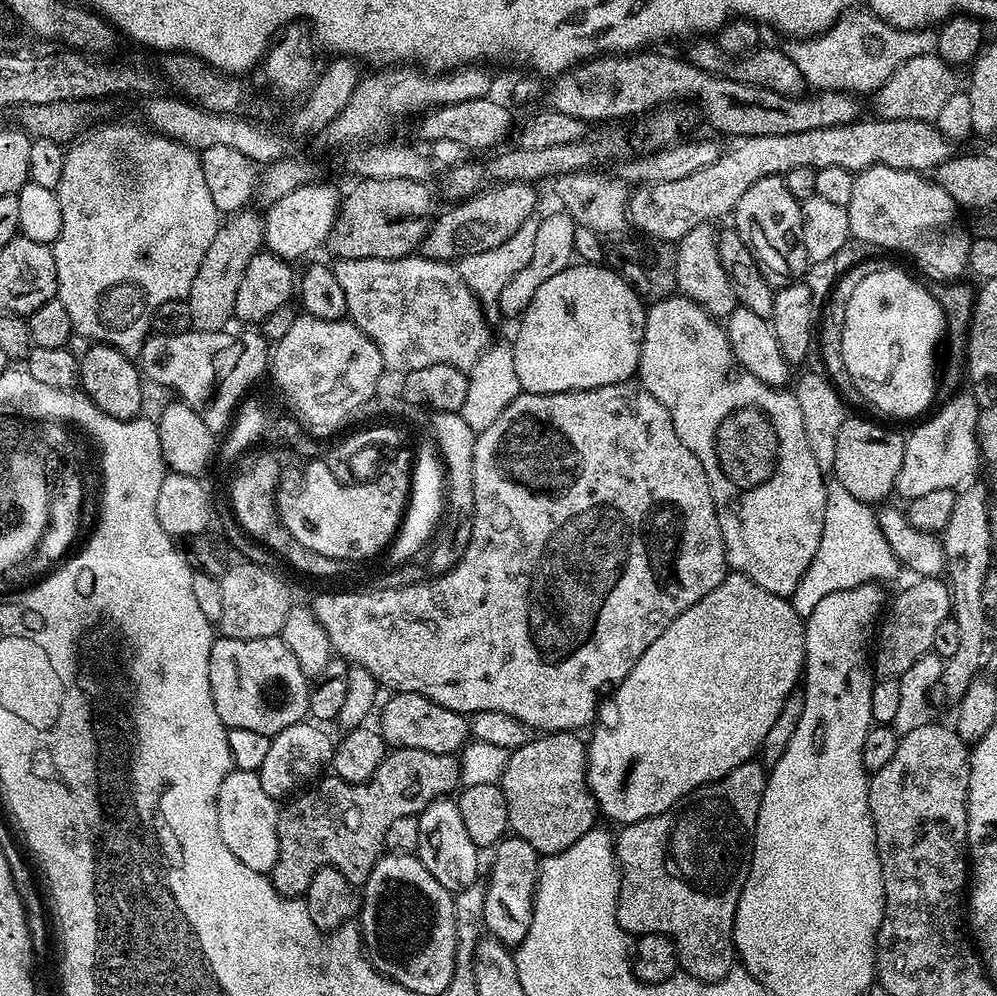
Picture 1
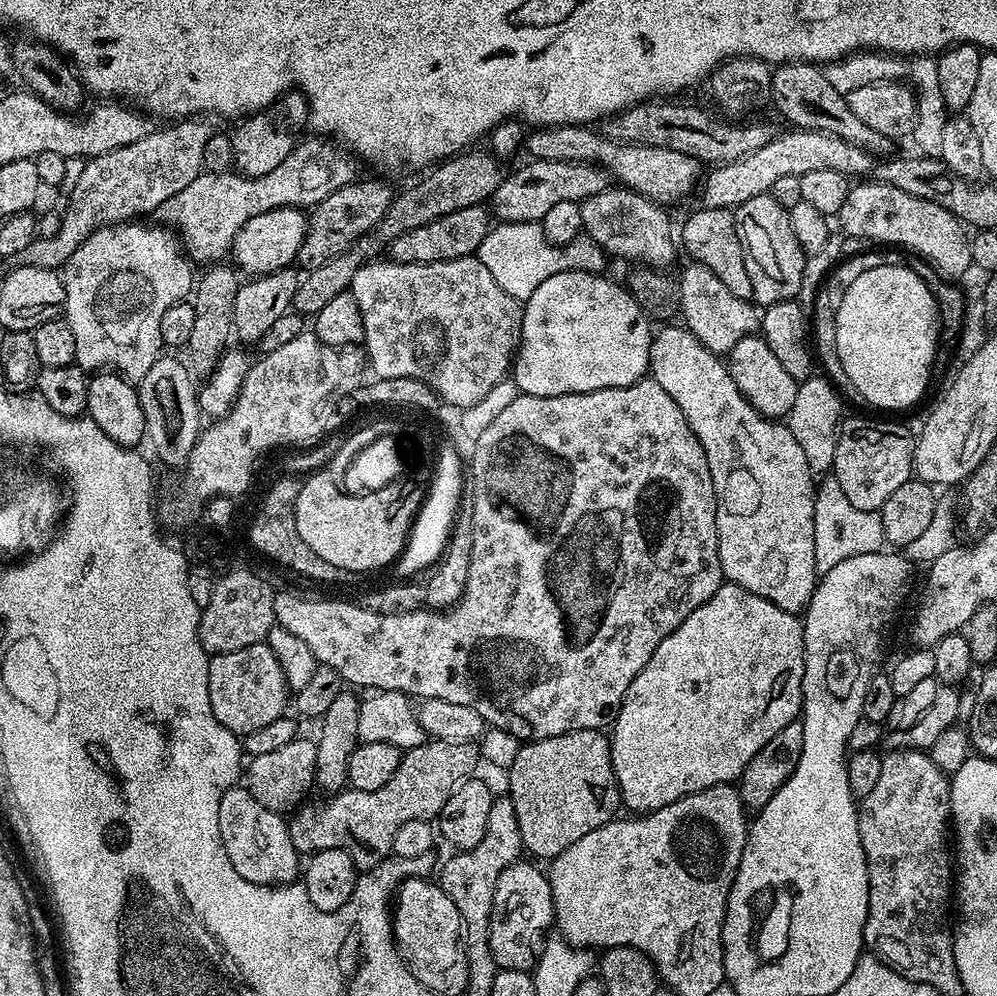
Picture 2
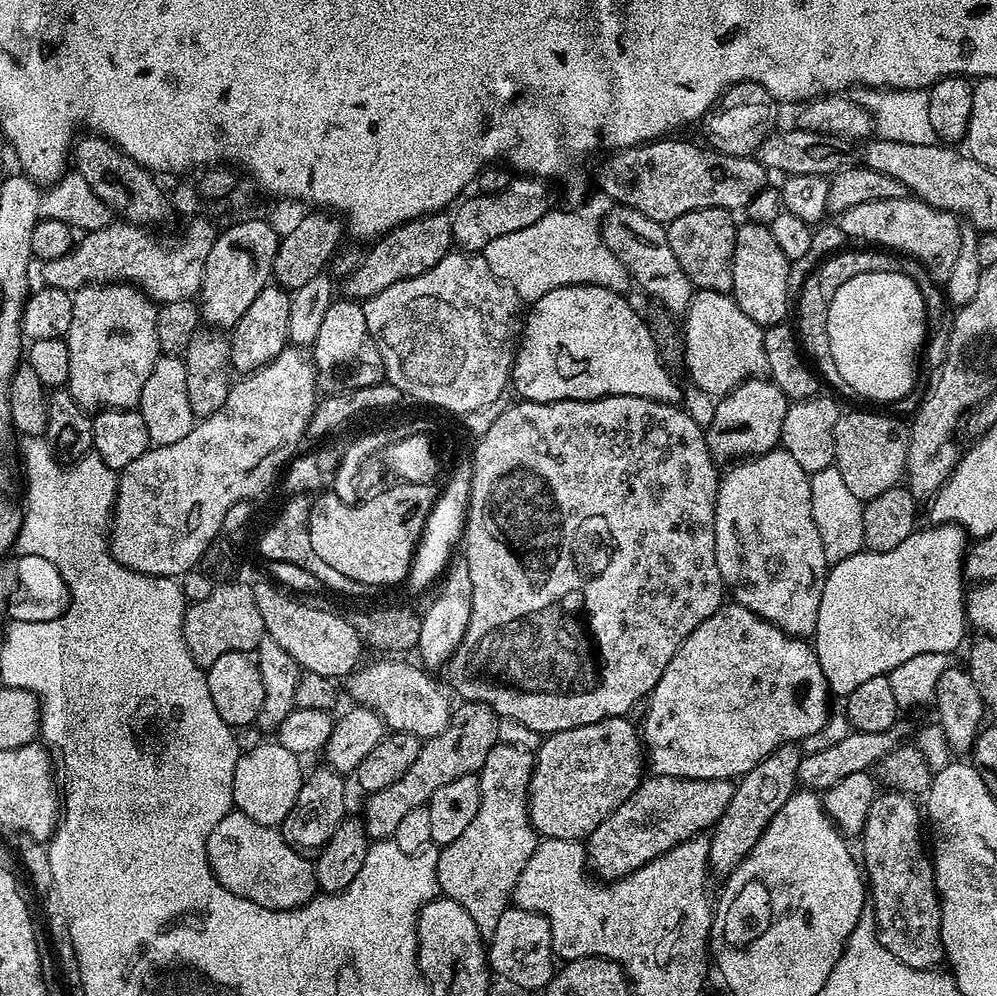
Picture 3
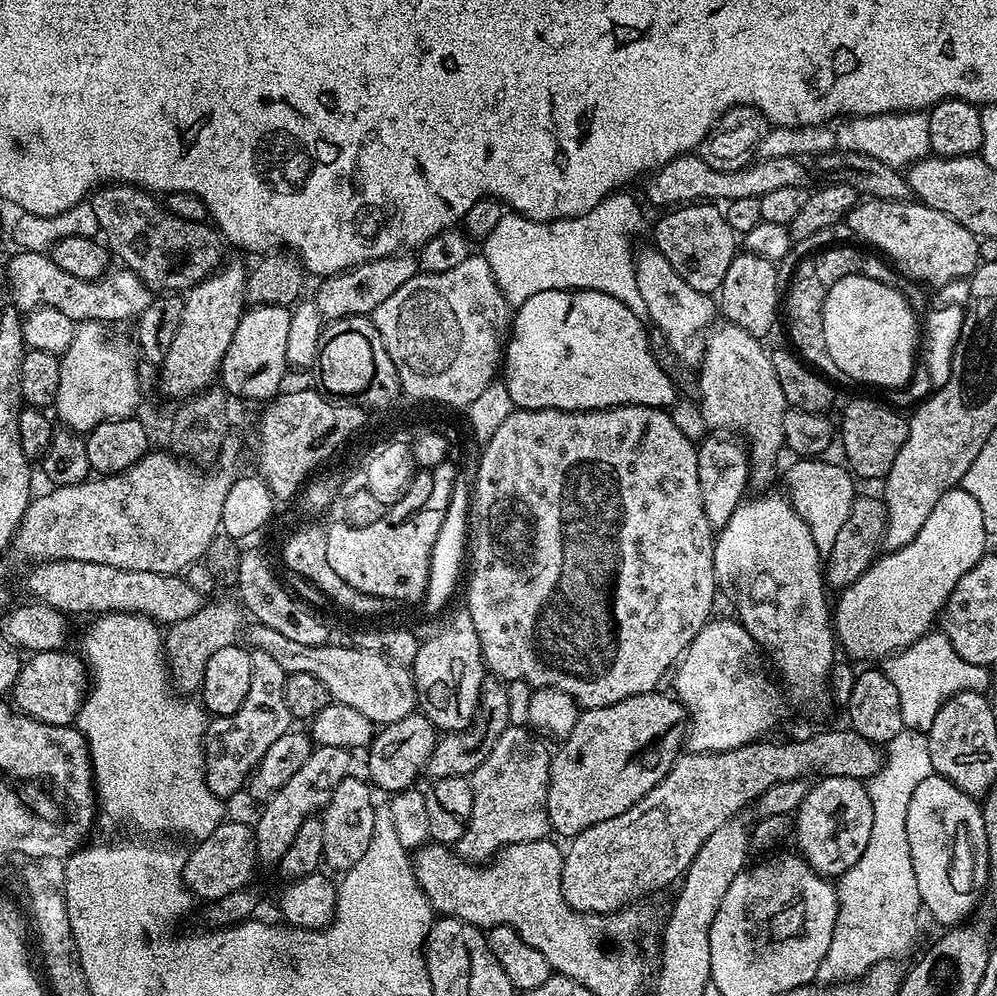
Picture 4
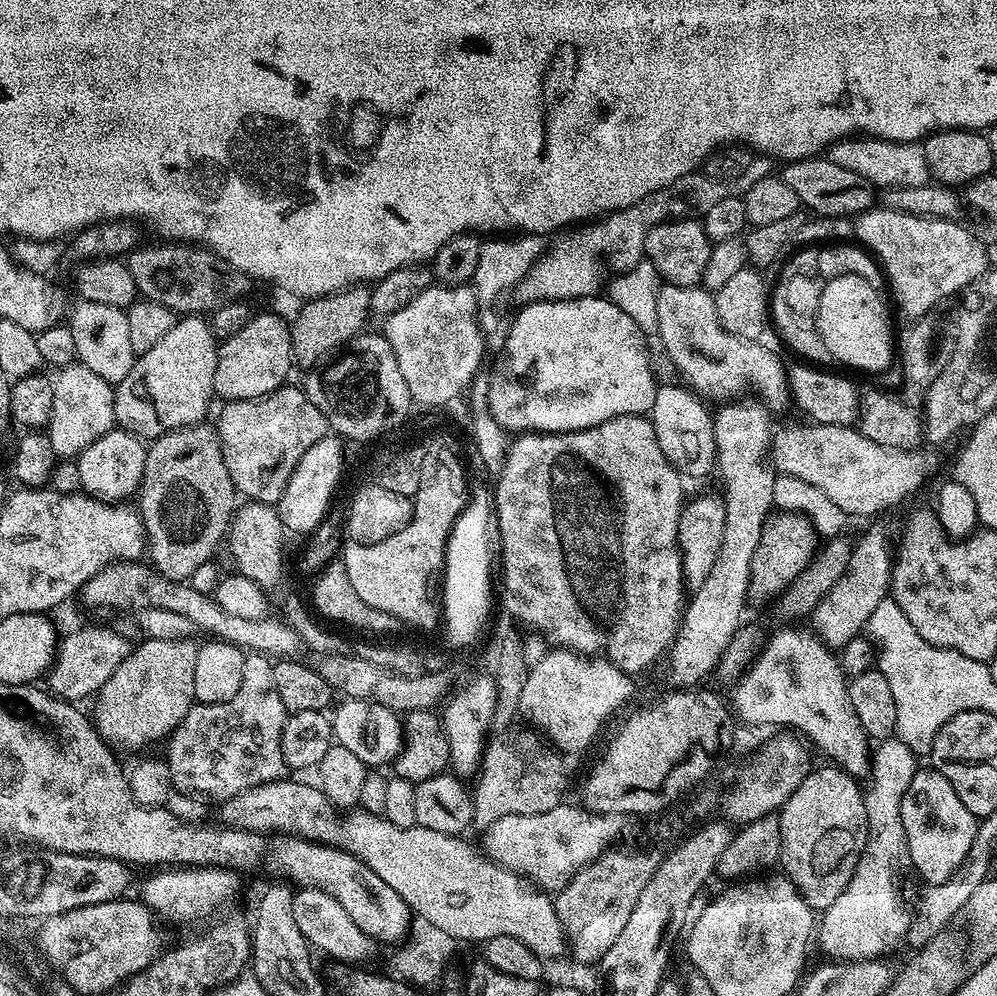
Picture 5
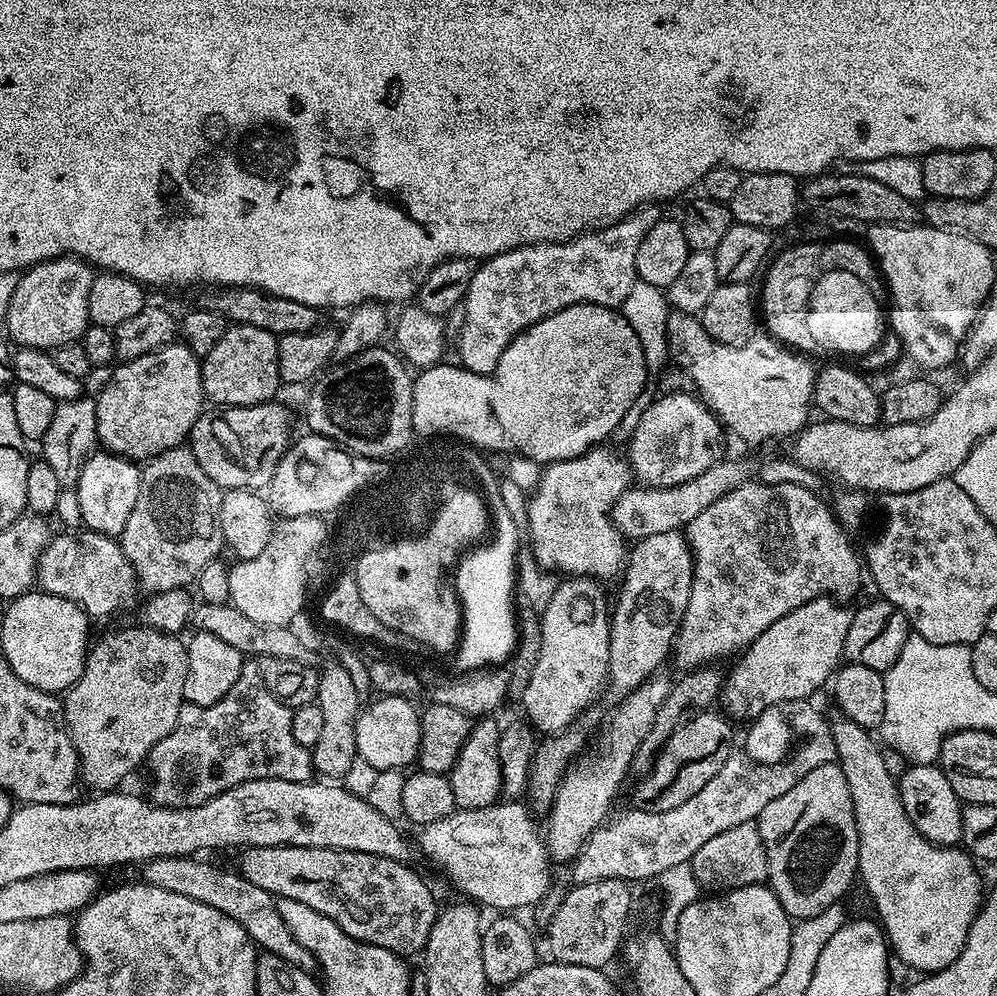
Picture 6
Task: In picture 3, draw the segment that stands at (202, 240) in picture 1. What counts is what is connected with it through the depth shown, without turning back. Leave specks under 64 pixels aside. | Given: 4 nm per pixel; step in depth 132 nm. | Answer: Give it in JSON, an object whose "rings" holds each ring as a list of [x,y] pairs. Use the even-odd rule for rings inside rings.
{"rings":[[[123,282],[114,284],[85,284],[72,293],[70,330],[67,334],[70,350],[70,374],[66,390],[84,408],[131,408],[139,405],[148,388],[148,379],[156,360],[162,355],[156,333],[157,305],[141,289]]]}

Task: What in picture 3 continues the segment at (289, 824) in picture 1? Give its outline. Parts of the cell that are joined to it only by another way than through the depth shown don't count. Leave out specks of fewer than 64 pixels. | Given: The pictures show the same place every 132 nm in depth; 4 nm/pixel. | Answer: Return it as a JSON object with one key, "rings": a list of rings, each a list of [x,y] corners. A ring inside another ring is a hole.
{"rings":[[[469,700],[459,706],[461,708],[457,707],[448,721],[448,731],[427,737],[421,743],[418,758],[410,762],[410,770],[406,770],[398,782],[390,782],[386,790],[371,793],[365,799],[368,801],[364,804],[362,819],[369,841],[395,837],[398,822],[402,822],[403,816],[410,810],[425,807],[438,786],[446,786],[446,782],[454,782],[454,778],[479,773],[482,762],[486,762],[486,754],[490,754],[500,739],[498,726],[501,717],[490,706],[480,704],[477,700]]]}

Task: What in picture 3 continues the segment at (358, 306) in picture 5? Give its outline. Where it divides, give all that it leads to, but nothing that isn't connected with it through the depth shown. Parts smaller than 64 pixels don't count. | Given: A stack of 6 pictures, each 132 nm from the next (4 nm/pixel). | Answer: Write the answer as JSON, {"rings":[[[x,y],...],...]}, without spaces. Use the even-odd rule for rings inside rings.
{"rings":[[[447,211],[432,212],[429,216],[419,216],[400,224],[379,237],[369,247],[372,249],[361,255],[358,267],[349,276],[343,277],[343,295],[349,300],[363,302],[374,294],[382,294],[386,286],[394,286],[394,282],[414,278],[433,268],[452,247],[452,217]]]}

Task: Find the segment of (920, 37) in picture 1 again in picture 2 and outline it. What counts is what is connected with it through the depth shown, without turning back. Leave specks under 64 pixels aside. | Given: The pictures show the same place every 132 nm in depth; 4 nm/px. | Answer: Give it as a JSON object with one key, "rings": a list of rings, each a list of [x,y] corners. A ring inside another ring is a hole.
{"rings":[[[865,50],[851,56],[845,56],[827,65],[826,71],[834,90],[847,94],[850,90],[858,90],[858,86],[871,84],[887,84],[889,82],[907,82],[918,93],[916,106],[916,129],[912,131],[911,139],[921,153],[937,158],[942,154],[942,134],[950,113],[942,102],[942,90],[938,87],[937,57],[932,54],[923,56],[897,56],[881,54],[875,50]]]}

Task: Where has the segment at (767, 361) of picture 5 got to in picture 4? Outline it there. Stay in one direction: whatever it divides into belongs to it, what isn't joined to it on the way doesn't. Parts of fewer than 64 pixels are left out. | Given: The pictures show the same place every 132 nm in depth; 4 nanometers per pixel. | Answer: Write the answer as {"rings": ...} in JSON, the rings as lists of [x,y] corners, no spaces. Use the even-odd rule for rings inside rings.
{"rings":[[[648,246],[635,253],[638,290],[646,301],[647,319],[656,323],[659,335],[678,354],[682,362],[690,366],[699,365],[704,358],[704,341],[718,316],[718,304],[707,292],[694,290],[666,262],[666,258],[654,246]]]}

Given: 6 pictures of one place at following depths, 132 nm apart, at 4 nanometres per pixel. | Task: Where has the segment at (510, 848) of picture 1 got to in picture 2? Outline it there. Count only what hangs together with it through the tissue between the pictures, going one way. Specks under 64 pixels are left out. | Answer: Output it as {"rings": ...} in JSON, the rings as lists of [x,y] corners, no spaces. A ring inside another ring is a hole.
{"rings":[[[521,858],[506,866],[498,878],[498,890],[494,890],[494,906],[490,914],[490,954],[494,954],[497,969],[531,973],[549,939],[548,927],[553,927],[556,911],[545,869],[535,868],[526,860]]]}

